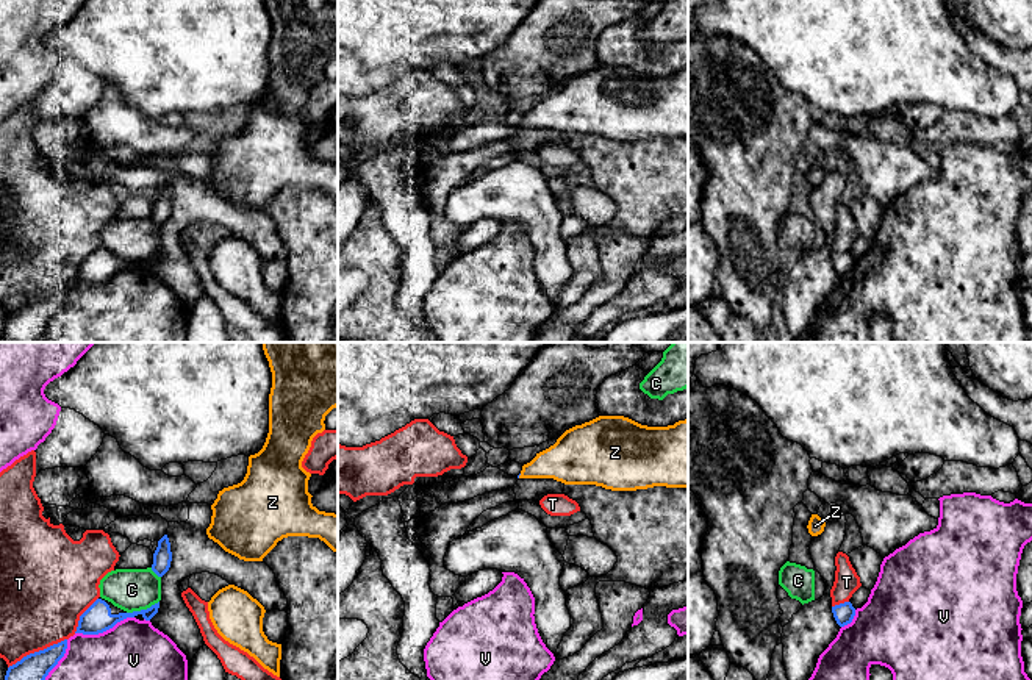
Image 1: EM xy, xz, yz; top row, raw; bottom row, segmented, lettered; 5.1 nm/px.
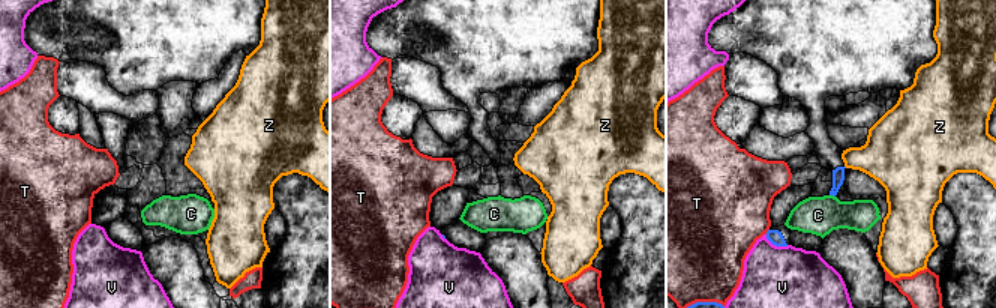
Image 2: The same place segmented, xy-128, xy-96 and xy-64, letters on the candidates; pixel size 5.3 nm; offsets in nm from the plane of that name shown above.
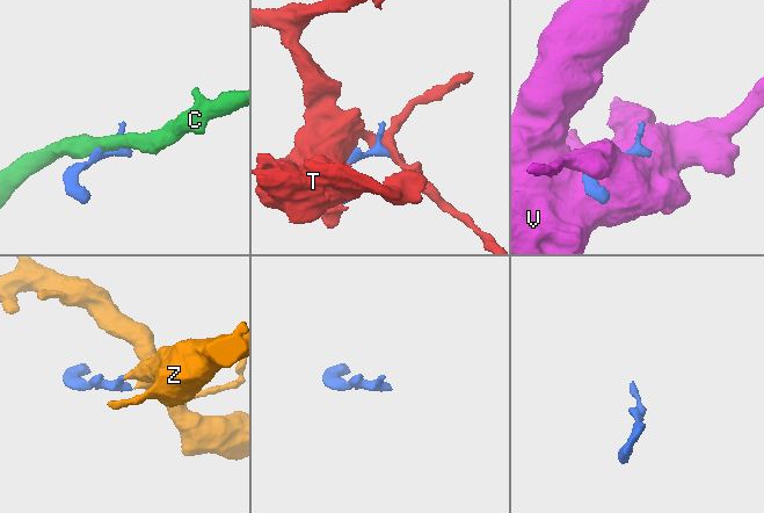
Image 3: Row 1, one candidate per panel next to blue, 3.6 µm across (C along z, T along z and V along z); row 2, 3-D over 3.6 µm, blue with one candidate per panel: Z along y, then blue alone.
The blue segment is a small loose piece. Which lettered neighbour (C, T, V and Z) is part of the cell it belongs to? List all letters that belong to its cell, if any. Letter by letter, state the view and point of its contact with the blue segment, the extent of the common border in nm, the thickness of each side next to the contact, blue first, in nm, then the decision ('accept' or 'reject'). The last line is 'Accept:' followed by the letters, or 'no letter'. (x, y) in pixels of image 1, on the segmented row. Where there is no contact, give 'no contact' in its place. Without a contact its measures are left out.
C: xy (143, 610) | 180 nm | 150/220 nm | reject
T: xy (36, 652) | 340 nm | 140/420 nm | reject
V: xy (103, 630) | 320 nm | 150/320 nm | reject
Z: xz (519, 474) | 30 nm | 20/220 nm | reject
Accept: no letter

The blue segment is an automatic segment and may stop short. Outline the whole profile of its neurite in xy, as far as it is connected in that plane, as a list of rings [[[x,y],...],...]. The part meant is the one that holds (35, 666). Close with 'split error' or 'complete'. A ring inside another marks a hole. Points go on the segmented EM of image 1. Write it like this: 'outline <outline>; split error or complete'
outline [[[67,639],[23,657],[8,667],[5,680],[45,680],[48,672],[64,657],[66,649]]]; complete

